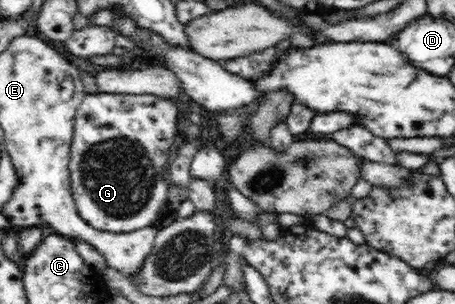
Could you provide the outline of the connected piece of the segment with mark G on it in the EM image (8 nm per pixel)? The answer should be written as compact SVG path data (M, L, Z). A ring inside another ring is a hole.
M98 92L83 97L76 110L68 167L70 192L86 223L107 233L129 233L156 226L163 219L169 207L167 168L176 145L179 119L176 103L154 94Z

